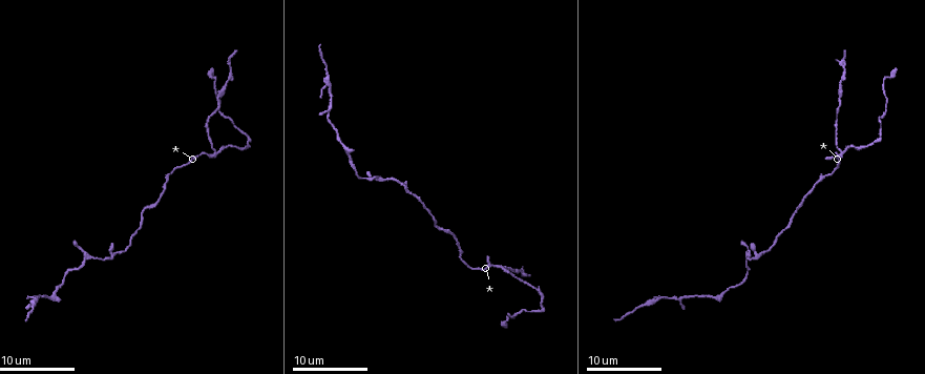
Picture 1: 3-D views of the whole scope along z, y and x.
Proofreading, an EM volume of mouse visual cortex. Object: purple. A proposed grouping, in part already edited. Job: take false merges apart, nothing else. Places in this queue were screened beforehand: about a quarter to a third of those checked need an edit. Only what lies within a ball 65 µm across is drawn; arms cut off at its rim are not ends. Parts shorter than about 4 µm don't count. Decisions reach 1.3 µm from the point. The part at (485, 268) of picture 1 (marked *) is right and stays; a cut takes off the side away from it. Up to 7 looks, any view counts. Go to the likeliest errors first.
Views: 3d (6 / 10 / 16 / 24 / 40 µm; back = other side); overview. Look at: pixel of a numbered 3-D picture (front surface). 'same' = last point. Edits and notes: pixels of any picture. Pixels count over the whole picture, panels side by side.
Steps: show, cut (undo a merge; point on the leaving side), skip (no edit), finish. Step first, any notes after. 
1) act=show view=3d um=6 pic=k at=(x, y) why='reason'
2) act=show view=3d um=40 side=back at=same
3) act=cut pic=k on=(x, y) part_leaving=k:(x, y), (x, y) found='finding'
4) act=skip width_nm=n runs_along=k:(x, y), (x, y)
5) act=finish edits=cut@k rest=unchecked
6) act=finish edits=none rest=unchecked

act=show view=3d um=16 pic=1 at=(841, 153) why='side arm on a straight run'

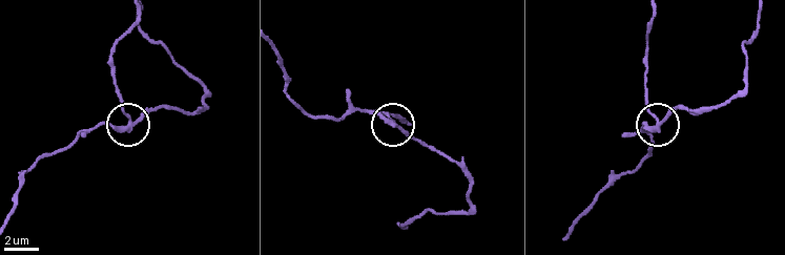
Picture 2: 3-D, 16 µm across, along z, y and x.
act=cut pic=2 on=(119, 97) arms=3 part_leaving=2:(127, 117), (120, 106), (111, 67), (111, 46), (138, 13) found='two neurons meet here'

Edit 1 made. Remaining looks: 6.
act=show view=3d um=10 pic=1 at=(539, 300) why='narrows sharply'

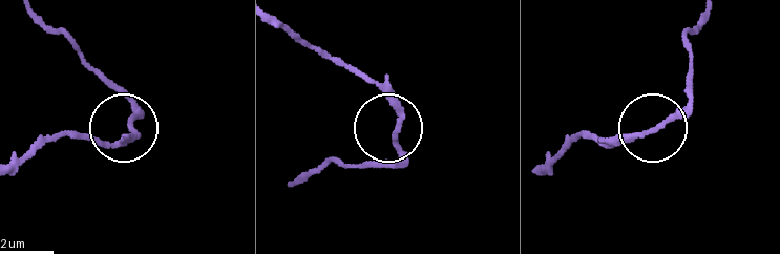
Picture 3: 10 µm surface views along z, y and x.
act=show view=3d um=10 side=back pic=3 at=(131, 128)

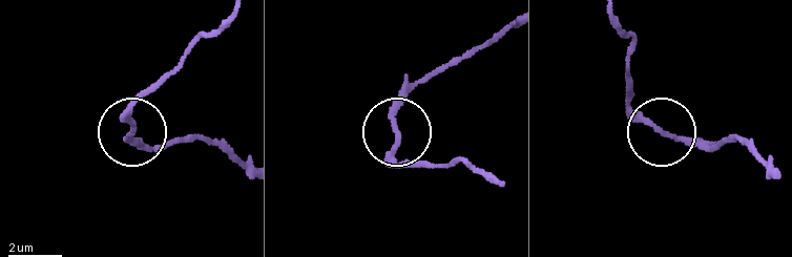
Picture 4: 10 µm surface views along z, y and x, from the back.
act=cut pic=4 on=(121, 121) part_leaving=4:(129, 136), (136, 103), (190, 42), (224, 21) found='two neurons meet here'

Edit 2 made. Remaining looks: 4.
act=show view=overview

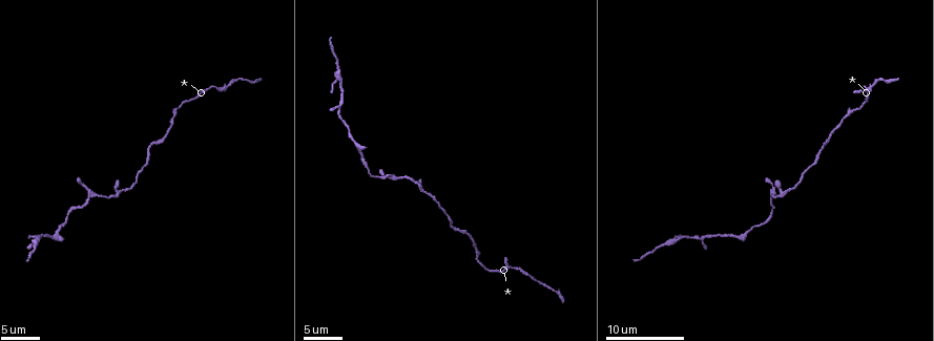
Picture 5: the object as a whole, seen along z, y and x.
act=show view=3d um=10 pic=5 at=(469, 234)

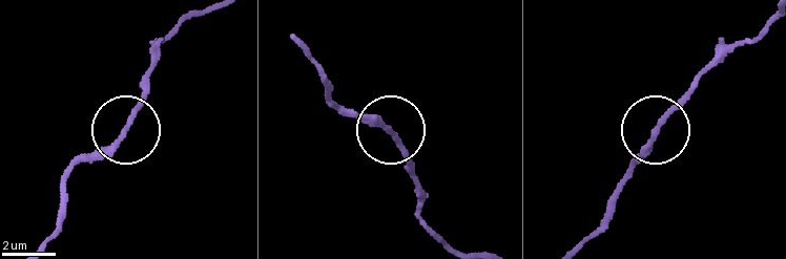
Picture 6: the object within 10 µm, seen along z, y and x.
act=cut pic=6 on=(88, 160) part_leaving=6:(115, 141), (83, 158), (67, 178), (63, 219), (49, 239) found='a second neuron is stuck on'

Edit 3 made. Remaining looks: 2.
act=finish edits=cut@2,cut@4,cut@6 rest=unchecked

